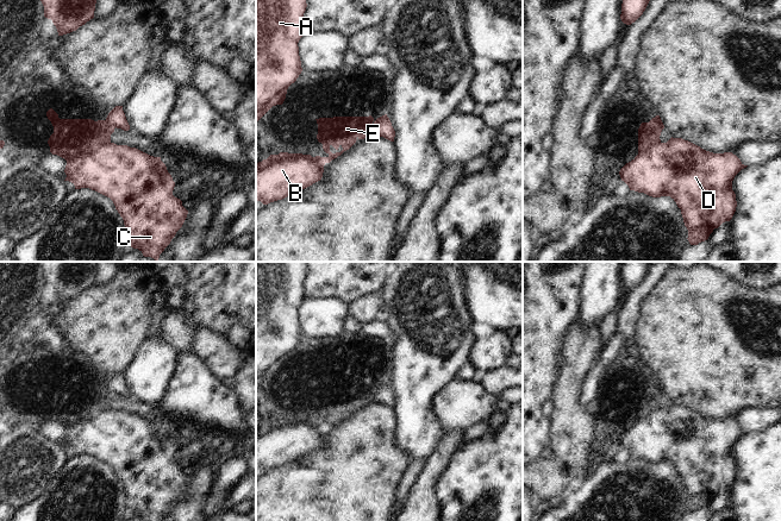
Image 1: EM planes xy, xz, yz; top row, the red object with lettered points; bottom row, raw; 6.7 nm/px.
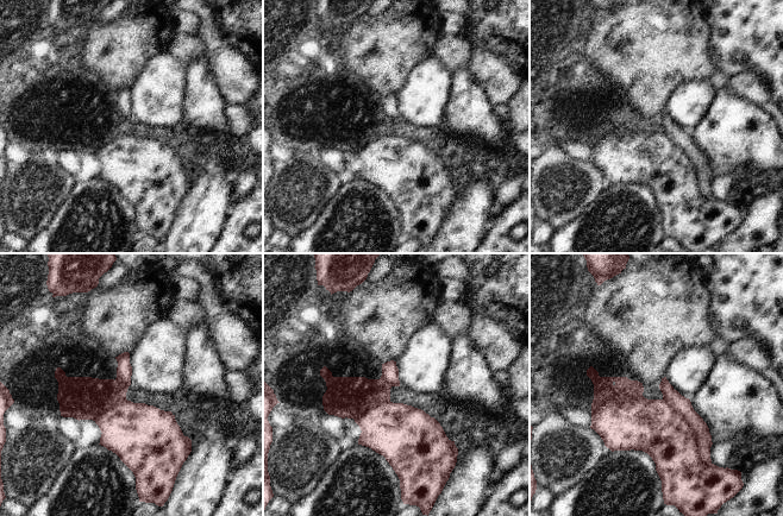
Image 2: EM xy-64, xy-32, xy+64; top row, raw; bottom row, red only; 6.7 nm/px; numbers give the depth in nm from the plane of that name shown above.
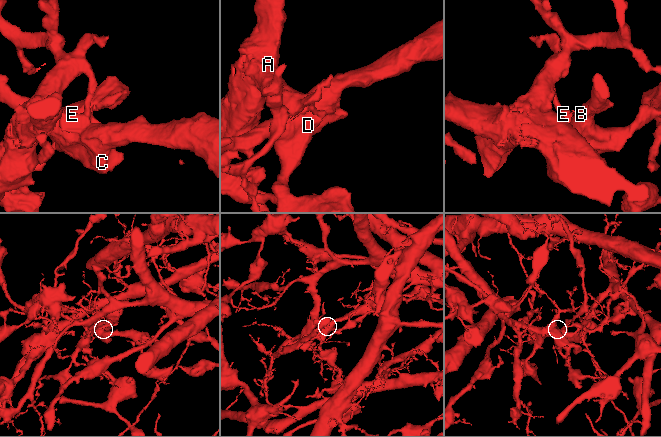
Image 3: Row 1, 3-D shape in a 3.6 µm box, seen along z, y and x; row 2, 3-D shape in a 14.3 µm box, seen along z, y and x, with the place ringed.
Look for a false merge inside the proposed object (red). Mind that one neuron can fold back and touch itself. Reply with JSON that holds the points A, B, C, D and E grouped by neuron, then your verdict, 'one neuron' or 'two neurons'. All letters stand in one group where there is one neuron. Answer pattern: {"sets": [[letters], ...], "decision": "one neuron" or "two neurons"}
{"sets": [["A"], ["B", "C", "D", "E"]], "decision": "two neurons"}

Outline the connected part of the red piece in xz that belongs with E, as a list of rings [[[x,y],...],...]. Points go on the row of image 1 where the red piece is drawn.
[[[333,117],[315,119],[317,139],[327,157],[280,152],[256,164],[256,201],[263,205],[282,200],[323,177],[324,165],[349,150],[357,139],[374,134],[374,118]]]

